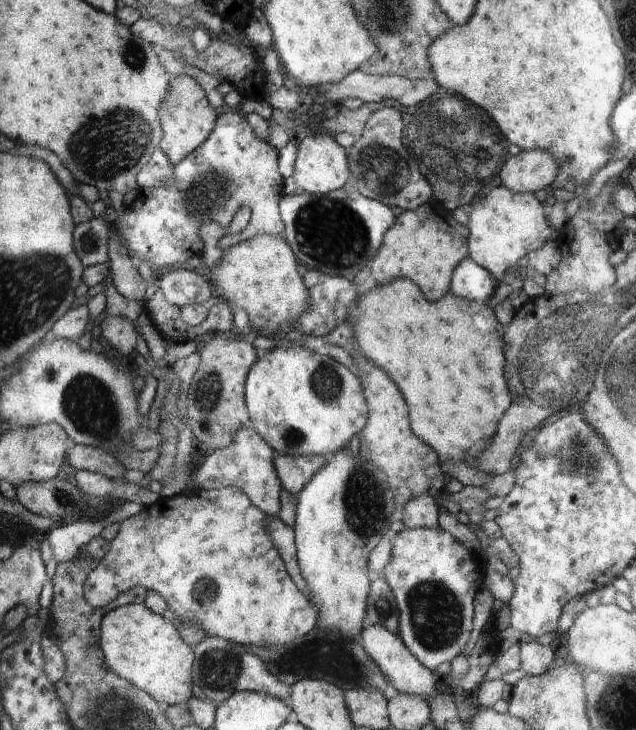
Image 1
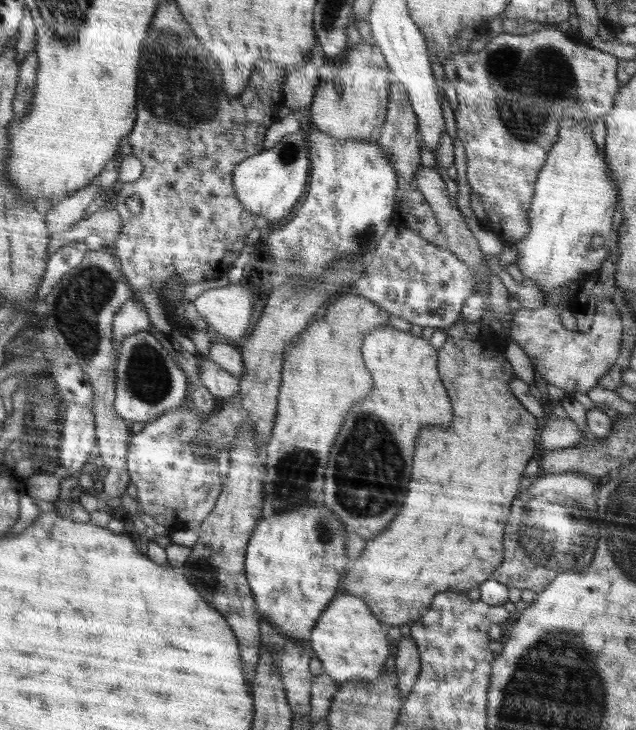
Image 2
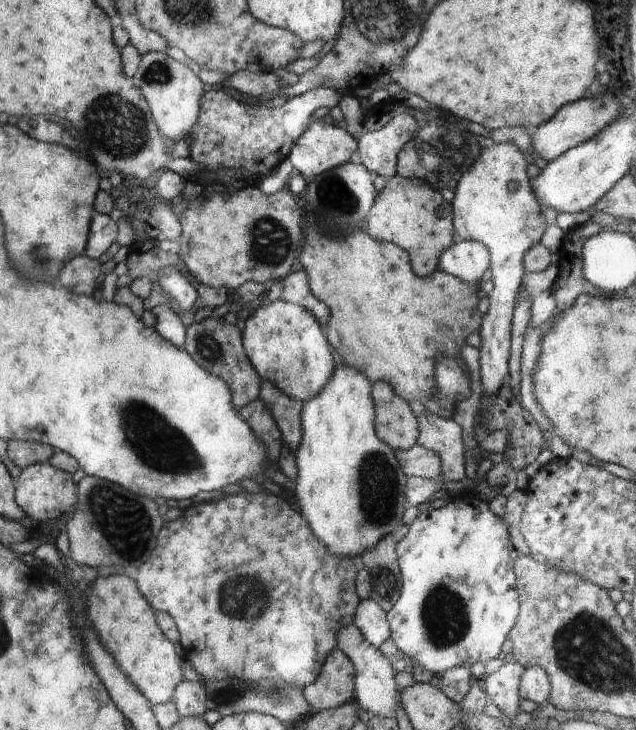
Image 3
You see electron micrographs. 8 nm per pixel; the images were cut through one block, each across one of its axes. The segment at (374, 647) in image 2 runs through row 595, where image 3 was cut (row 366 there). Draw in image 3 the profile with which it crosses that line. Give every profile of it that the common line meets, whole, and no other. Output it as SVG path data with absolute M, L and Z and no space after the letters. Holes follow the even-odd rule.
M344 362L336 365L334 368L334 374L330 378L330 382L322 388L320 394L316 394L314 398L306 400L303 403L302 408L302 440L300 446L296 452L296 464L298 466L298 476L296 479L296 502L298 502L298 508L302 512L302 516L306 518L310 530L314 536L318 536L318 540L326 546L326 550L334 556L354 556L362 554L364 550L372 550L380 538L391 534L394 528L398 525L402 525L402 515L404 510L408 507L406 500L406 482L407 476L404 474L400 463L396 460L393 448L390 448L384 441L378 438L375 429L375 412L372 402L371 386L372 382L368 382L364 378L364 374L360 374L358 370L352 370L350 366L346 366Z

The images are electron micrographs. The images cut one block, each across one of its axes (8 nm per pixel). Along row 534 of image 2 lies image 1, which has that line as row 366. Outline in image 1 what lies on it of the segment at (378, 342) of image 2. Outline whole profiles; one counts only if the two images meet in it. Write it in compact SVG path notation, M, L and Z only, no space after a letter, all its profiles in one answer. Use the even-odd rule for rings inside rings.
M352 320L344 321L325 336L324 342L328 342L331 347L344 348L358 362L358 368L362 372L359 379L367 404L367 421L364 430L358 434L360 454L362 458L372 460L378 469L385 472L388 484L394 493L396 508L401 509L408 501L421 494L427 494L435 499L445 487L443 483L445 474L441 469L441 462L436 452L410 430L406 402L400 390L396 388L396 384L378 366L374 366L355 349L353 326Z

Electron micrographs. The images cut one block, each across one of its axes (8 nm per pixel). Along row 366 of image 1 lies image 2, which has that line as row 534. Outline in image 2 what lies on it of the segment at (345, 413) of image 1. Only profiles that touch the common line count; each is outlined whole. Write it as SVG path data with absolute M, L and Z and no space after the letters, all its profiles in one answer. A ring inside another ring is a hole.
M312 504L261 517L245 556L245 574L261 621L273 624L292 640L309 640L320 613L338 594L338 583L346 572L345 527L332 510Z

